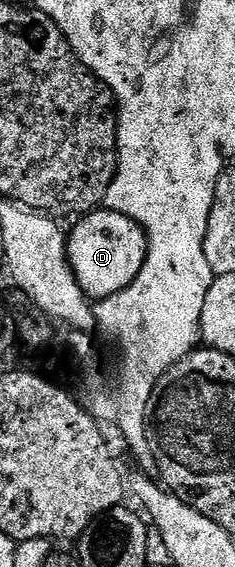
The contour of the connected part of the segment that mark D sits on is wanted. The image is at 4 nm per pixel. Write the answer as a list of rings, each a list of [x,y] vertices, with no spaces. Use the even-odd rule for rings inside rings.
[[[96,209],[69,231],[67,259],[88,299],[108,299],[135,280],[147,260],[147,234],[139,224],[116,211]]]

